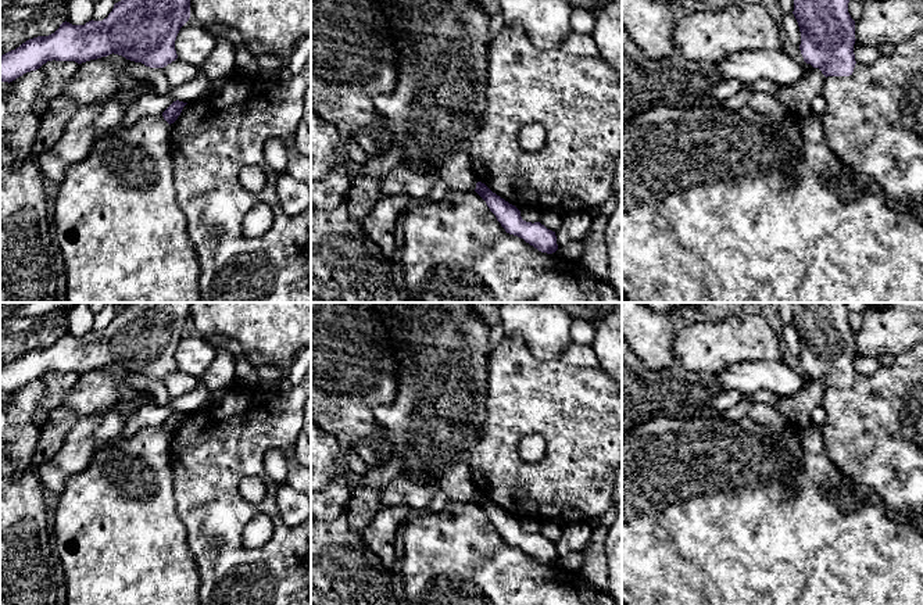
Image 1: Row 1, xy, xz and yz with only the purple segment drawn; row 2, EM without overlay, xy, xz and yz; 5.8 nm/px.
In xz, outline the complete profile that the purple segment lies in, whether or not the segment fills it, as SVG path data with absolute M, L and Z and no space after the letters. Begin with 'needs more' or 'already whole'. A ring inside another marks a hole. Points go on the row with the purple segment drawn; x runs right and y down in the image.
already whole | M477 182L475 191L486 201L507 233L523 239L541 253L552 254L558 250L555 232L540 222L523 221L515 205L493 193L484 183Z

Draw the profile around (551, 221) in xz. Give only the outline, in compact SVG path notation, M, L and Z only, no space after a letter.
M543 212L539 222L547 229L557 232L562 223L562 218L555 212Z

